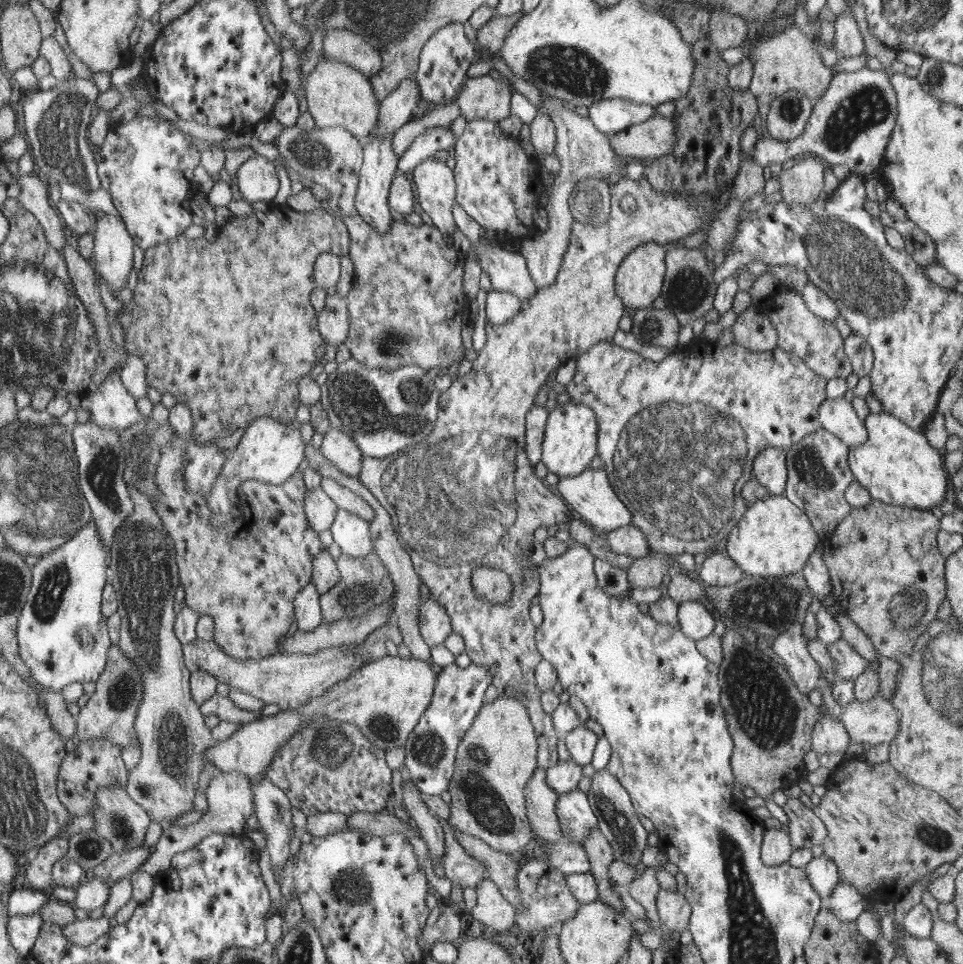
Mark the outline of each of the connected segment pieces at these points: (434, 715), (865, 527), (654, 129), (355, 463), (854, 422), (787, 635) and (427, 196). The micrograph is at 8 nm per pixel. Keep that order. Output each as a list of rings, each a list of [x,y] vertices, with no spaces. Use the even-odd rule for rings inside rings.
[[[471,662],[466,667],[458,667],[453,663],[442,667],[437,673],[431,702],[401,746],[404,750],[403,764],[409,773],[409,780],[422,796],[439,796],[441,792],[448,791],[456,768],[456,749],[481,709],[483,692],[489,682],[492,682],[491,676],[487,674],[485,667]]]
[[[870,499],[865,507],[852,507],[834,531],[821,540],[832,586],[832,599],[869,639],[880,655],[892,660],[910,655],[915,638],[935,621],[937,608],[946,596],[944,558],[936,545],[938,519],[929,510],[893,506]]]
[[[654,114],[643,122],[609,136],[609,140],[618,157],[631,156],[648,161],[669,154],[677,137],[673,118]]]
[[[330,427],[323,434],[323,441],[319,449],[320,453],[329,462],[332,462],[341,474],[357,477],[364,456],[355,441],[345,435],[343,431]]]
[[[841,398],[825,399],[818,406],[817,419],[820,428],[833,434],[849,448],[860,445],[867,438],[864,422],[855,415],[851,403]]]
[[[799,624],[790,626],[772,642],[772,651],[781,658],[797,690],[805,695],[818,686],[820,675],[818,664],[806,649],[806,642]]]
[[[436,156],[426,158],[411,172],[419,211],[431,218],[441,234],[451,236],[456,223],[452,217],[453,196],[456,196],[454,172]]]

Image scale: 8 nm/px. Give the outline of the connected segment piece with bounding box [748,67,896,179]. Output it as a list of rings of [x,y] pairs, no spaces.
[[[866,67],[854,72],[833,74],[825,94],[812,103],[803,132],[797,138],[779,141],[759,136],[748,155],[762,167],[771,163],[787,166],[798,155],[812,155],[828,166],[847,166],[850,174],[864,179],[871,176],[871,171],[879,167],[885,155],[886,144],[896,121],[896,98],[889,84],[889,74],[882,69],[873,71]]]

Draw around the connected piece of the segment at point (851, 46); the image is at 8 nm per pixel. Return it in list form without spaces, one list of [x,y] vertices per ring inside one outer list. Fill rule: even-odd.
[[[851,7],[839,13],[833,22],[834,41],[833,49],[841,56],[852,57],[860,54],[864,49],[863,39],[859,33],[859,28],[851,15]]]

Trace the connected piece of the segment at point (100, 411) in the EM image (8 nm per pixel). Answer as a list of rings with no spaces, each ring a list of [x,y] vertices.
[[[119,371],[108,374],[97,390],[80,399],[82,410],[89,412],[89,419],[99,429],[121,430],[148,418],[138,413],[135,400],[121,384],[118,374]]]

